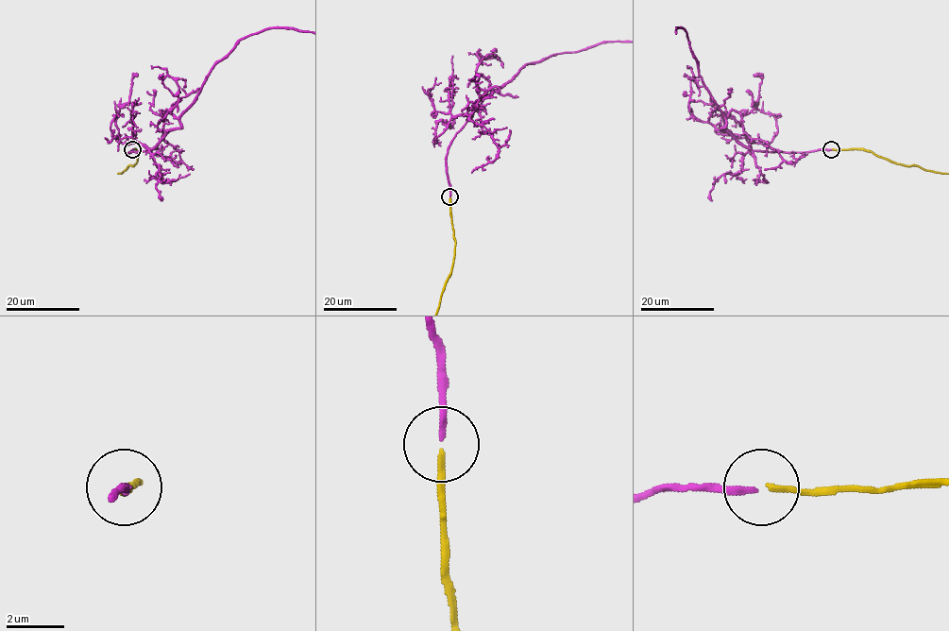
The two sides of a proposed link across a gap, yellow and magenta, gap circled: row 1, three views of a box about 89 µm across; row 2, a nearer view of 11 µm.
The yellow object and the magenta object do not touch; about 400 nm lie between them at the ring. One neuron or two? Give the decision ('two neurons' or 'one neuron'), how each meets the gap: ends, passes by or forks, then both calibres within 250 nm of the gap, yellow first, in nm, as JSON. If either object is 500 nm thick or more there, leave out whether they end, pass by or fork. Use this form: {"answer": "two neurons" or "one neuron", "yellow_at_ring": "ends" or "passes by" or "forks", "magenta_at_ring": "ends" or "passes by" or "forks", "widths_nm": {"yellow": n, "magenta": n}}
{"answer": "one neuron", "yellow_at_ring": "ends", "magenta_at_ring": "ends", "widths_nm": {"yellow": 170, "magenta": 200}}

